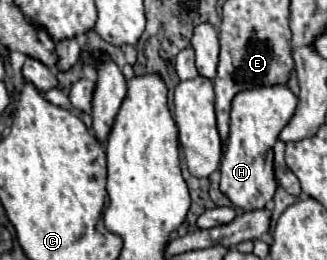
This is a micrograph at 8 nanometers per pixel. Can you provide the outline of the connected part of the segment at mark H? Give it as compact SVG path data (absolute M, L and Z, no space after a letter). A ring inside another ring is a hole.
M287 84L241 90L231 102L231 132L221 160L221 192L243 212L265 208L277 190L273 174L273 144L295 112L297 96Z

